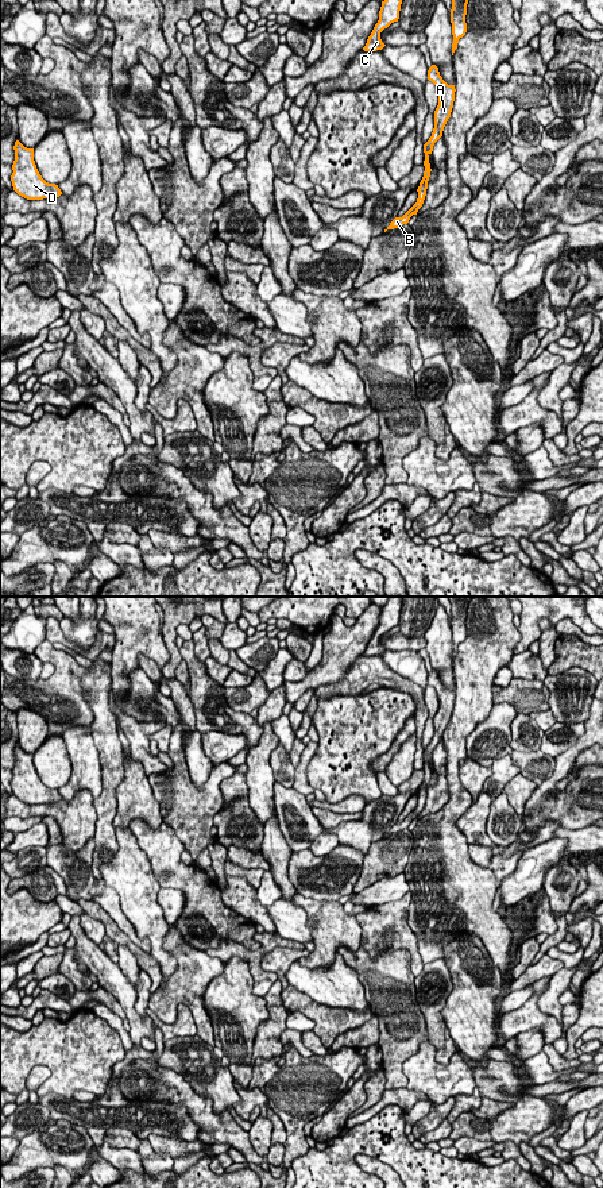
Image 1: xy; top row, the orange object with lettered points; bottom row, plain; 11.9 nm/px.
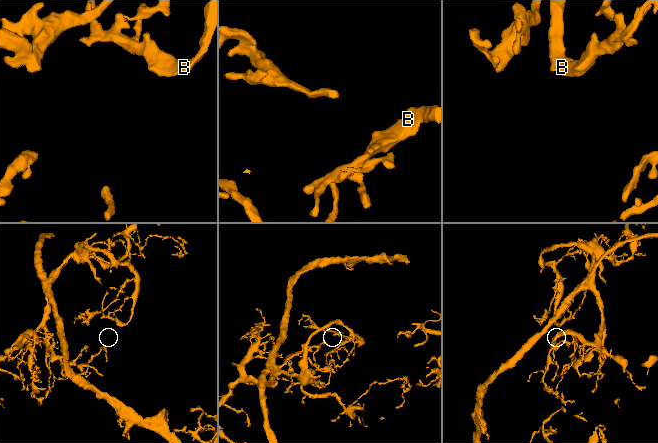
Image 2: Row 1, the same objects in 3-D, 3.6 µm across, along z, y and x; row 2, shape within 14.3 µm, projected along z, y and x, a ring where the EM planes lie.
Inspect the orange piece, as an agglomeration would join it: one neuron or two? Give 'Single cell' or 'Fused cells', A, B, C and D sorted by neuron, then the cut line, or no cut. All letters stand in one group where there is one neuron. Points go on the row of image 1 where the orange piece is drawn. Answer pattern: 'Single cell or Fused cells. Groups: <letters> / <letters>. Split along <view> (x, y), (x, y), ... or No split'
Single cell. Groups: A B C D. No split

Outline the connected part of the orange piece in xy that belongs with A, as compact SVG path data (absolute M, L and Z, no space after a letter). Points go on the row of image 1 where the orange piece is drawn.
M432 65L429 68L428 80L432 81L437 88L438 105L434 111L434 128L433 128L432 136L424 144L425 171L424 171L422 180L420 182L420 186L417 189L418 198L417 198L417 202L402 217L395 217L390 223L390 225L384 230L384 232L387 230L394 230L394 228L398 228L403 224L407 224L410 217L413 215L417 215L418 209L422 207L425 196L426 196L428 181L429 181L430 171L432 171L430 163L429 163L429 155L433 151L434 143L442 136L444 127L445 127L448 119L451 117L451 112L452 112L452 108L453 108L455 92L456 92L455 85L448 85L442 80L442 77L440 76L438 68L436 65Z

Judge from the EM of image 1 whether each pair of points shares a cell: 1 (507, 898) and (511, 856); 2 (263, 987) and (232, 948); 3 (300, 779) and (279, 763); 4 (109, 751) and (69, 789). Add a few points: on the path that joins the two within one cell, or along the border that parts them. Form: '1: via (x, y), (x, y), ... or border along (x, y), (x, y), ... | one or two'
1: border along (530, 848), (522, 853), (517, 866), (501, 880) | two
2: via (261, 976), (254, 963), (243, 953) | one
3: border along (296, 768), (292, 786) | two
4: border along (91, 735), (100, 764), (101, 791), (99, 794) | two

